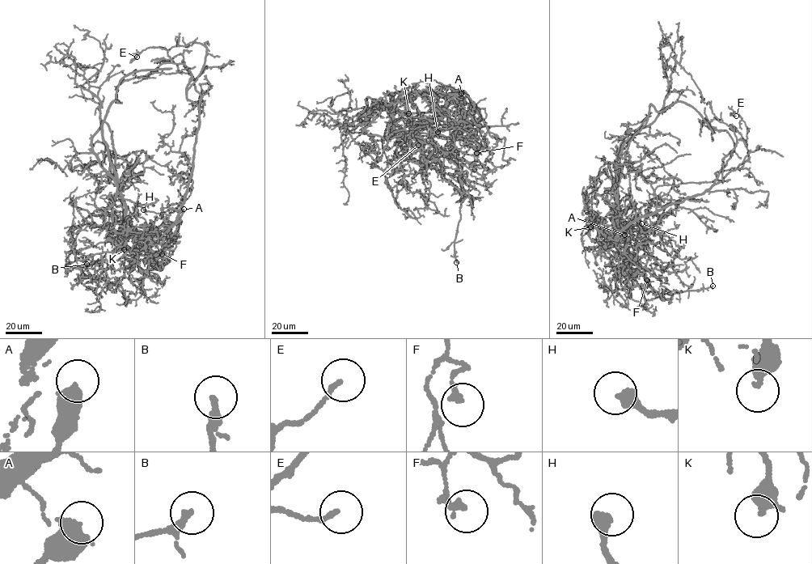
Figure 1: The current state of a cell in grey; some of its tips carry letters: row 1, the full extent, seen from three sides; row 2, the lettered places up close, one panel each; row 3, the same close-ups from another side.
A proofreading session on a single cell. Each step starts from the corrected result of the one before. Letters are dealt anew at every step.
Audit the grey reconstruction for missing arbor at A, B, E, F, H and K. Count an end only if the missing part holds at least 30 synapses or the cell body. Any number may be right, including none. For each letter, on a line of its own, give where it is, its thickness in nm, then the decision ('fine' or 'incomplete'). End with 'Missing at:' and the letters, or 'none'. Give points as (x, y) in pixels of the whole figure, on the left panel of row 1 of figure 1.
A: at (183, 209); 600 nm thick; fine
B: at (86, 264); 200 nm thick; fine
E: at (137, 57); 150 nm thick; fine
F: at (162, 254); 200 nm thick; fine
H: at (143, 209); 440 nm thick; fine
K: at (124, 249); 300 nm thick; fine
Missing at: none

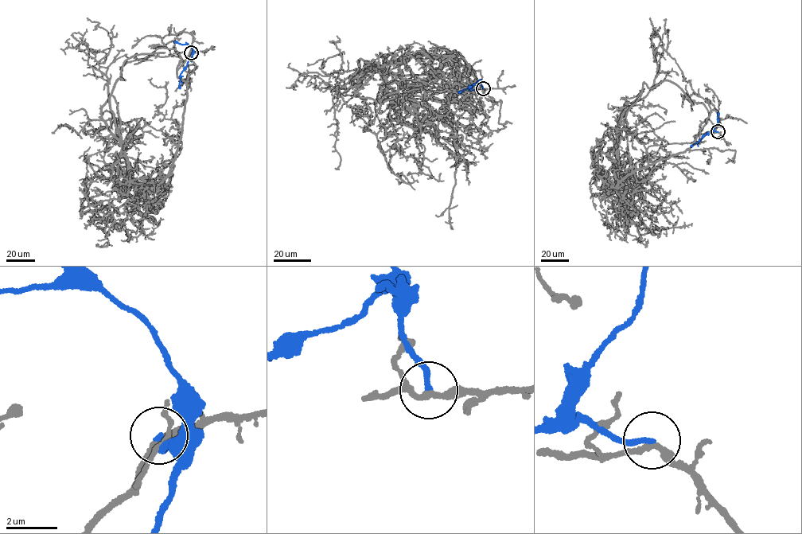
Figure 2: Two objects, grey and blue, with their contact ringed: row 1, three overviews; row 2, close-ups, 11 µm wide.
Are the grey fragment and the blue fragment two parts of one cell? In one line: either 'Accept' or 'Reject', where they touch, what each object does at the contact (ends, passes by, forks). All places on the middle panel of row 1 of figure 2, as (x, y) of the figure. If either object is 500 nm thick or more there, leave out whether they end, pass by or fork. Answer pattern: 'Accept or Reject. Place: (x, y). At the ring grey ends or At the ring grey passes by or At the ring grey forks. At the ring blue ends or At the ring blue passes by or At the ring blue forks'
Reject. Place: (483, 88). At the ring grey passes by. At the ring blue ends

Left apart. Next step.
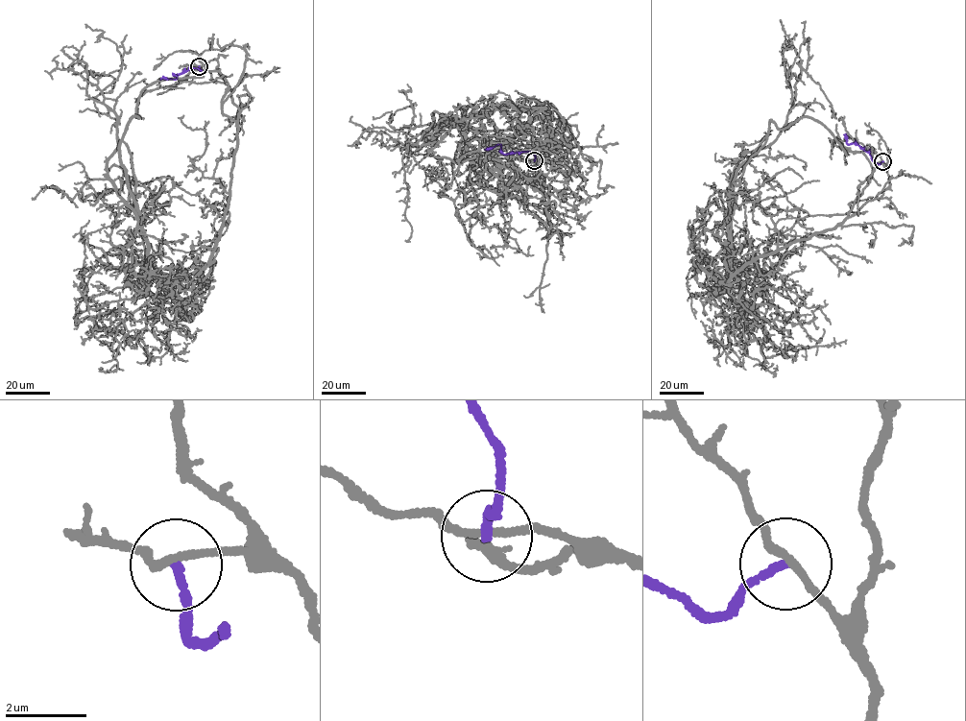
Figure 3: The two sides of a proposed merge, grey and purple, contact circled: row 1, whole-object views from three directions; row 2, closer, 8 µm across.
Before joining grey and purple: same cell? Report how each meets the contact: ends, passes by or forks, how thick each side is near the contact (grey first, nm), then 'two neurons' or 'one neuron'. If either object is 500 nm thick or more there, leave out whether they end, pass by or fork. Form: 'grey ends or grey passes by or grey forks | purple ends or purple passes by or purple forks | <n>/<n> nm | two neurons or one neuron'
grey passes by | purple ends | 170/200 nm | two neurons

